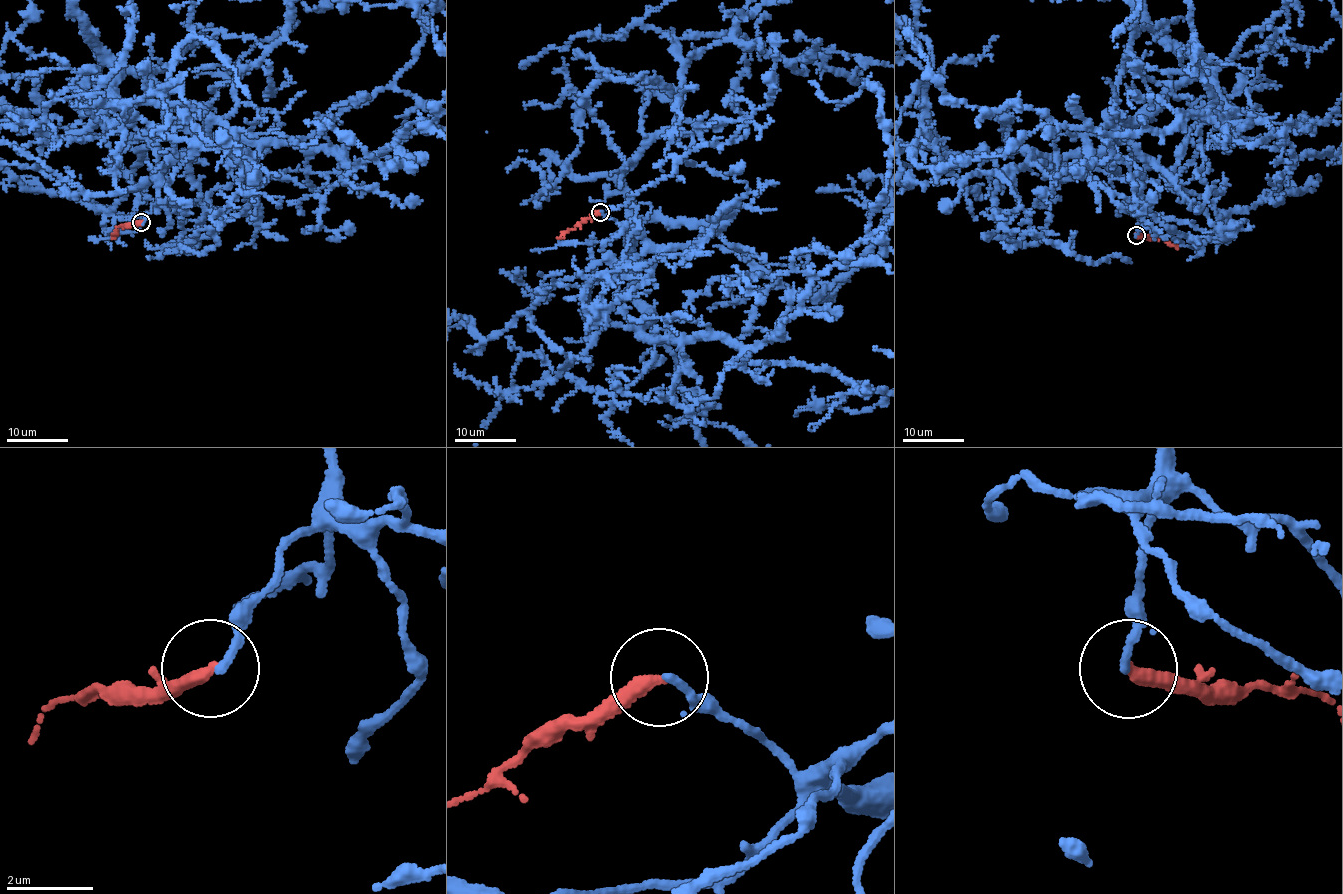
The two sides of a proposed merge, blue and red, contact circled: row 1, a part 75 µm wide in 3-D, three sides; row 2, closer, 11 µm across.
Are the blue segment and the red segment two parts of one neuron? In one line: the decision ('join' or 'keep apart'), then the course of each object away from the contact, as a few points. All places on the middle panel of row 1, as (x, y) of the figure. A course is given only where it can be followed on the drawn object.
keep apart | red via (600, 212), (584, 218), (558, 239)

